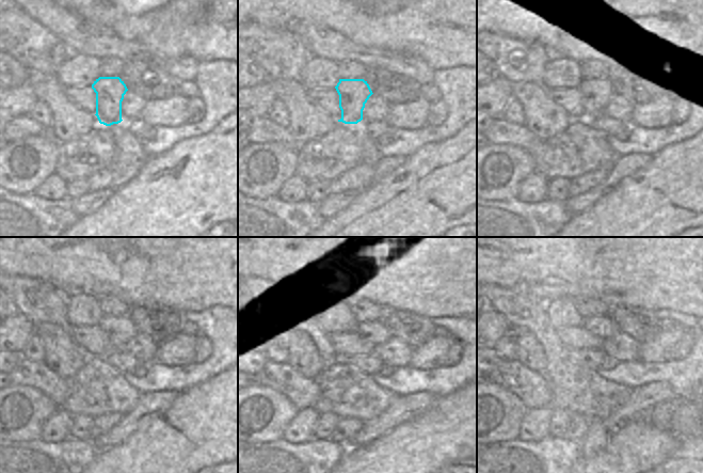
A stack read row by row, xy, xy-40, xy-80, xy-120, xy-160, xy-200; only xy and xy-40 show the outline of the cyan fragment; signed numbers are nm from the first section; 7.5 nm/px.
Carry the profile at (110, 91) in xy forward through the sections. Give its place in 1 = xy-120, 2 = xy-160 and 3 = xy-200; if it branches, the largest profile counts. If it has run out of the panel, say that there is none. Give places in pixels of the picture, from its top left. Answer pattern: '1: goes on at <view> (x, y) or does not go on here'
1: goes on at xy-120 (120, 331)
2: goes on at xy-160 (371, 330)
3: goes on at xy-200 (603, 327)

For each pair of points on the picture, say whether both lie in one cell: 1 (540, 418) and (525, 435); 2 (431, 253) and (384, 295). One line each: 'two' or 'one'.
1: one
2: one

